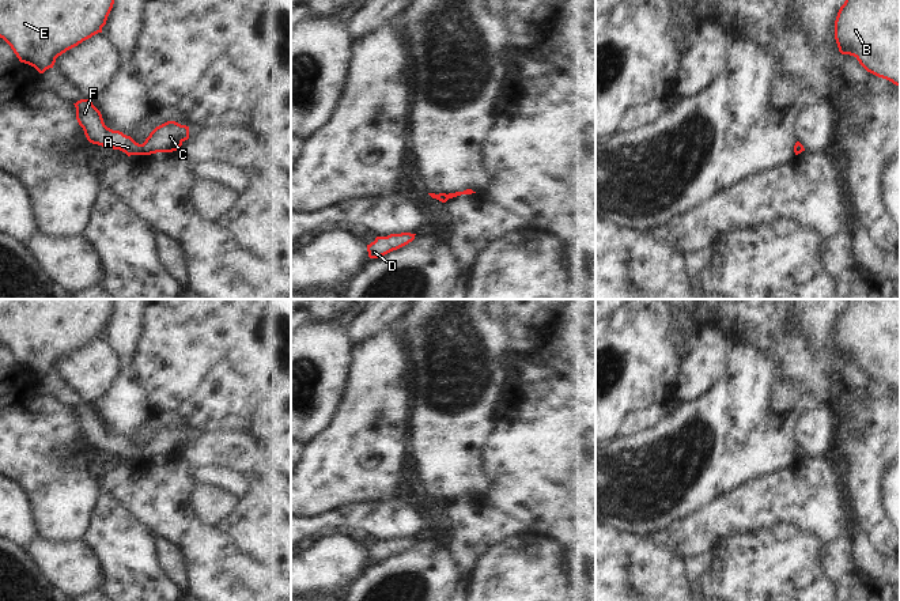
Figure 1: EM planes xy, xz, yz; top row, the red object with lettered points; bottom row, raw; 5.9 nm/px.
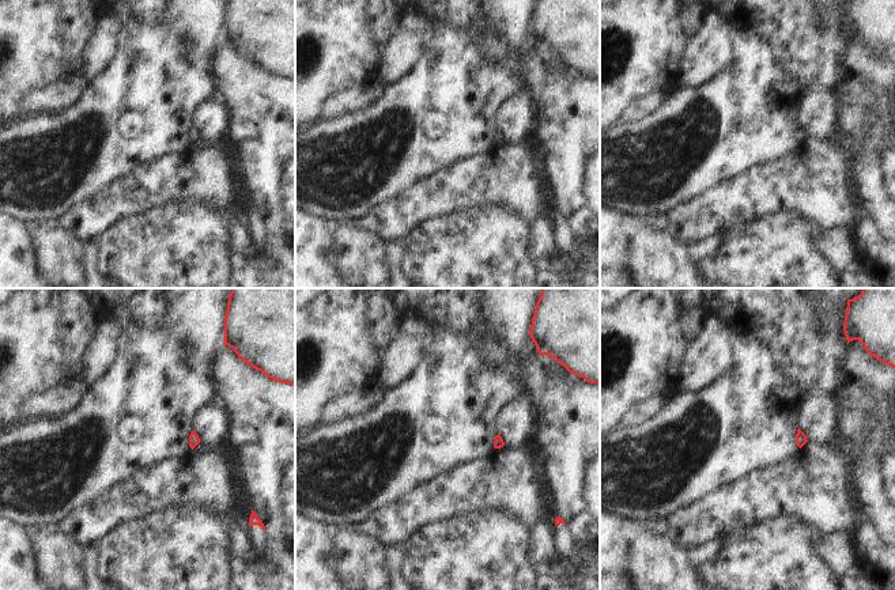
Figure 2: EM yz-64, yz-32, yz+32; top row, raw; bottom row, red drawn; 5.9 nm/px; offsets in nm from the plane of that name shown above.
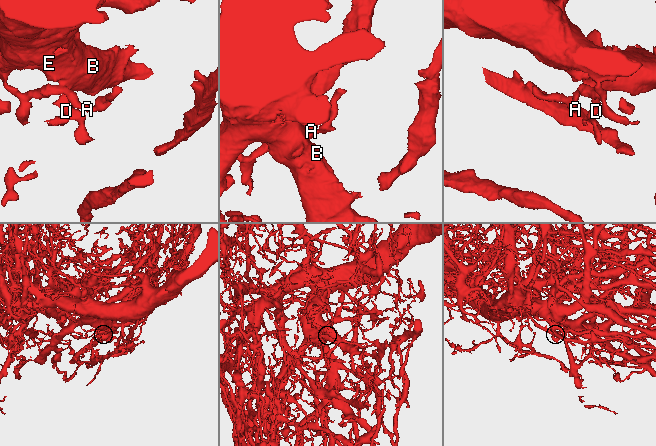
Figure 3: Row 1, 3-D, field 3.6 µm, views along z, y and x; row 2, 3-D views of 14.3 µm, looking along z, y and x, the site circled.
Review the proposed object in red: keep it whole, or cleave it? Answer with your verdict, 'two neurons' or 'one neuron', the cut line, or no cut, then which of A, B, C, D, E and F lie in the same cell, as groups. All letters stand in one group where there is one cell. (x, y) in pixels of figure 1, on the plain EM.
one neuron; cut none; groups A B C D E F

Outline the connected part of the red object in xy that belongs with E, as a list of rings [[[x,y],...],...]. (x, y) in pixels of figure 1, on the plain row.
[[[0,299],[0,343],[11,351],[20,367],[44,378],[53,373],[58,360],[102,337],[113,309],[113,299]]]

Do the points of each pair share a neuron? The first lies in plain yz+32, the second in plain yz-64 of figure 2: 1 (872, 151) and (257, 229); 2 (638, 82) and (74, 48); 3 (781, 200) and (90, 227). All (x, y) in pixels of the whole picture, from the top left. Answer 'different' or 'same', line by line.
1: different
2: different
3: same

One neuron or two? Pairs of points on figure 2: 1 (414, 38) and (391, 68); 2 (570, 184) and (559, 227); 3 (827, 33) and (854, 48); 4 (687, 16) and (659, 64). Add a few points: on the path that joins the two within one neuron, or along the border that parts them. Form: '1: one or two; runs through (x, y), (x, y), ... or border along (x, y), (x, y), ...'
1: one; runs through (407, 45), (396, 61)
2: two; border along (566, 219), (570, 230), (577, 237)
3: two; border along (848, 40), (841, 75)
4: two; border along (678, 14), (680, 29), (687, 40)

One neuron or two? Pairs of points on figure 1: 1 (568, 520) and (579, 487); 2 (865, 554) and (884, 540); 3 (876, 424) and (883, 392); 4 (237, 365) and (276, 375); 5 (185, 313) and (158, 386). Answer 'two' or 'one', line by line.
1: one
2: two
3: two
4: one
5: one

